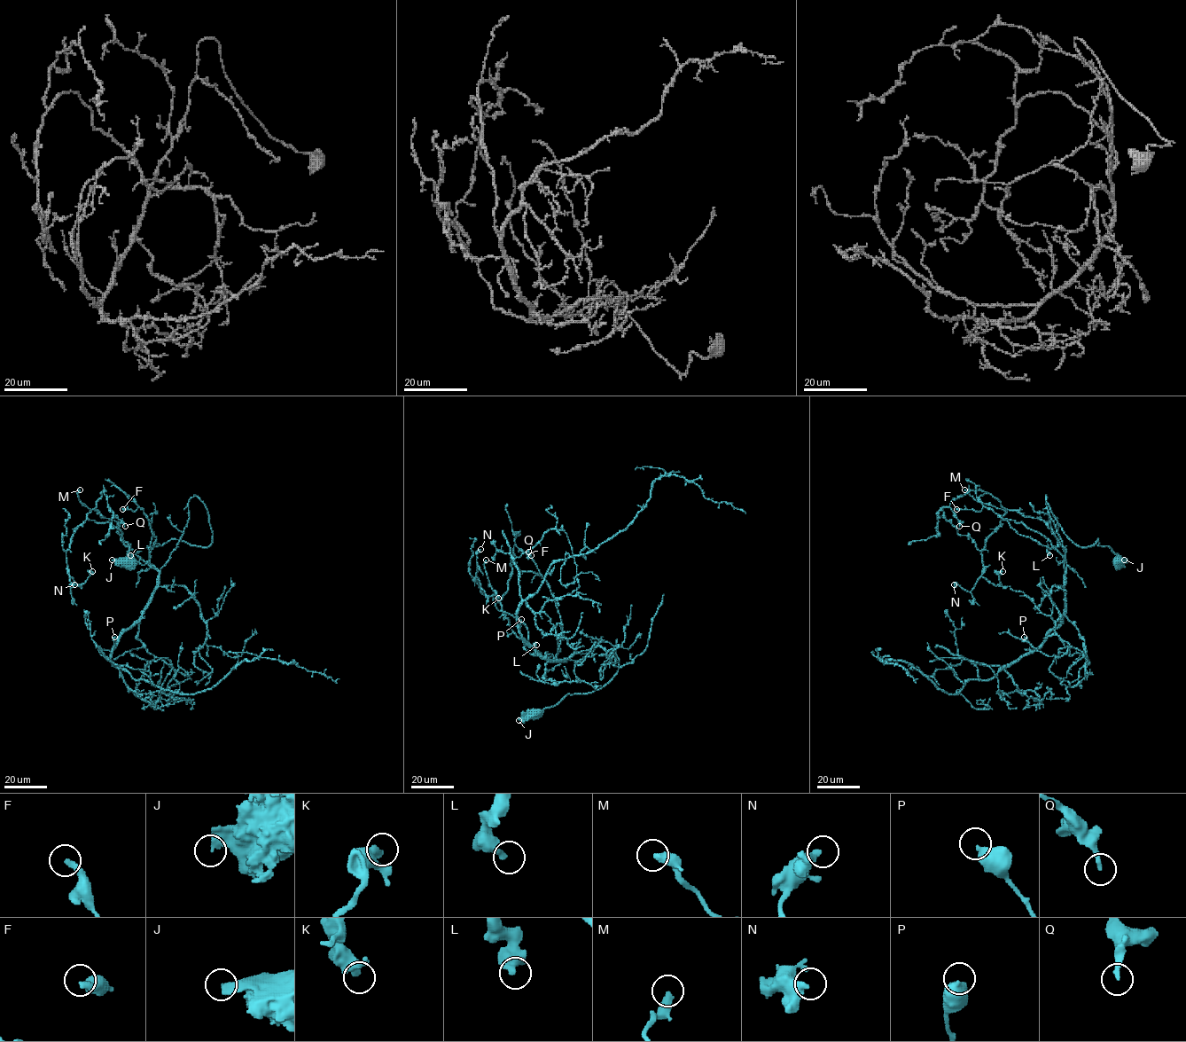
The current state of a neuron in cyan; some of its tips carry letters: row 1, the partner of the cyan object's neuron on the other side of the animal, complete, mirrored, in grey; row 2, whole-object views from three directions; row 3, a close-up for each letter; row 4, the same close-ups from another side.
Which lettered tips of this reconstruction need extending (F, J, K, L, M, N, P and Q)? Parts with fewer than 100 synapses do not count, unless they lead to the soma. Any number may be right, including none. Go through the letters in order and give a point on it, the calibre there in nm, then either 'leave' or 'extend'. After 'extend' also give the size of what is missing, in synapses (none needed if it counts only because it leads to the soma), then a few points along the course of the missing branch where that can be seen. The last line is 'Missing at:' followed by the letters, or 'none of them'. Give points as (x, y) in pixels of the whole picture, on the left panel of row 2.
F: (122, 509) | 280 nm | leave
J: (112, 560) | 340 nm | leave
K: (92, 571) | 480 nm | leave
L: (130, 555) | 400 nm | leave
M: (80, 489) | 400 nm | leave
N: (74, 584) | 480 nm | leave
P: (114, 637) | 500 nm | leave
Q: (125, 526) | 200 nm | leave
Missing at: none of them

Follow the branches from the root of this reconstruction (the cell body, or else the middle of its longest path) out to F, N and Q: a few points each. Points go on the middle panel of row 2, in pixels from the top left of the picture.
F: (534, 714), (601, 688), (619, 659), (602, 641), (581, 662), (556, 661), (561, 620), (528, 552)
N: (534, 714), (601, 688), (619, 659), (602, 641), (581, 662), (545, 659), (472, 577), (480, 549)
Q: (534, 714), (601, 688), (619, 659), (604, 641), (581, 662), (525, 648), (500, 600), (514, 546), (531, 555)

